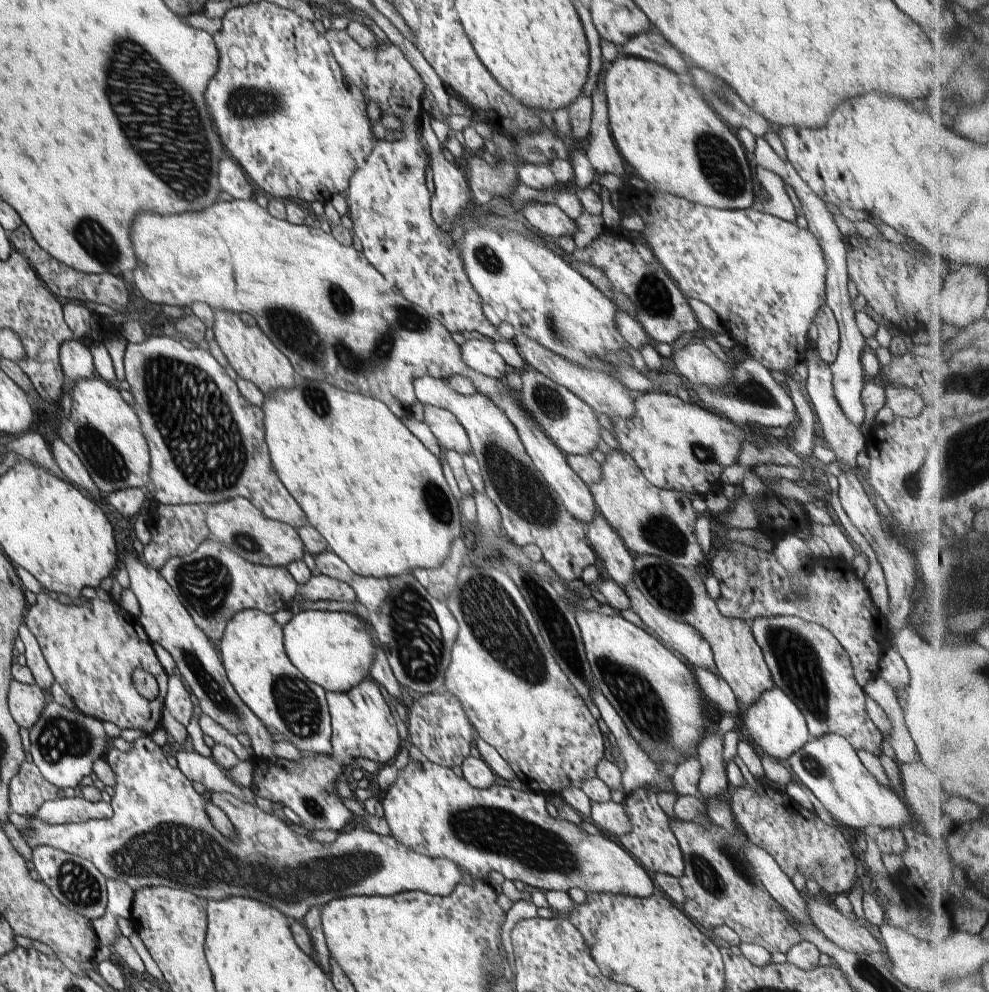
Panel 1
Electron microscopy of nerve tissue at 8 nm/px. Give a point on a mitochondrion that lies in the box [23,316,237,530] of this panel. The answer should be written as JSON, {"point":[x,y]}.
{"point":[101,454]}

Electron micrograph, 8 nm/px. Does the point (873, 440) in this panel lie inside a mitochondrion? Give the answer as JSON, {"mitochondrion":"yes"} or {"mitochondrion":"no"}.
{"mitochondrion":"no"}

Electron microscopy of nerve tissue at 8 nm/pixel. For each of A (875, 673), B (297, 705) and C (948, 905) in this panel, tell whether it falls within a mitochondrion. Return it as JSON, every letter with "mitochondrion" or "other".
{"A":"other","B":"mitochondrion","C":"other"}

